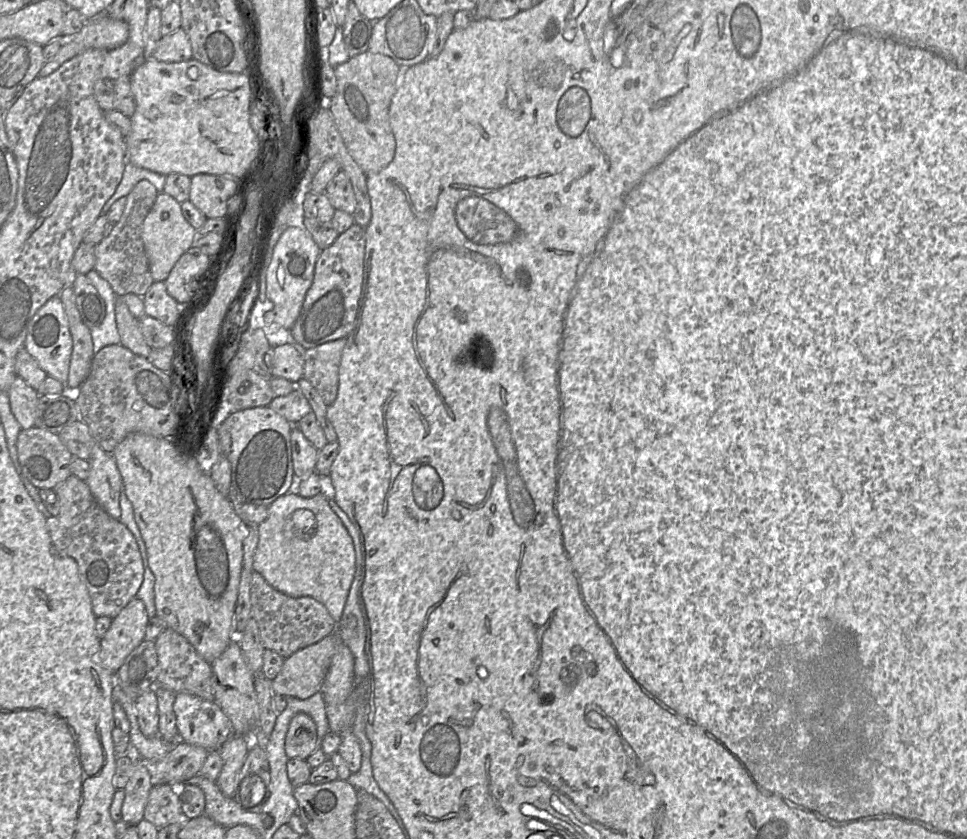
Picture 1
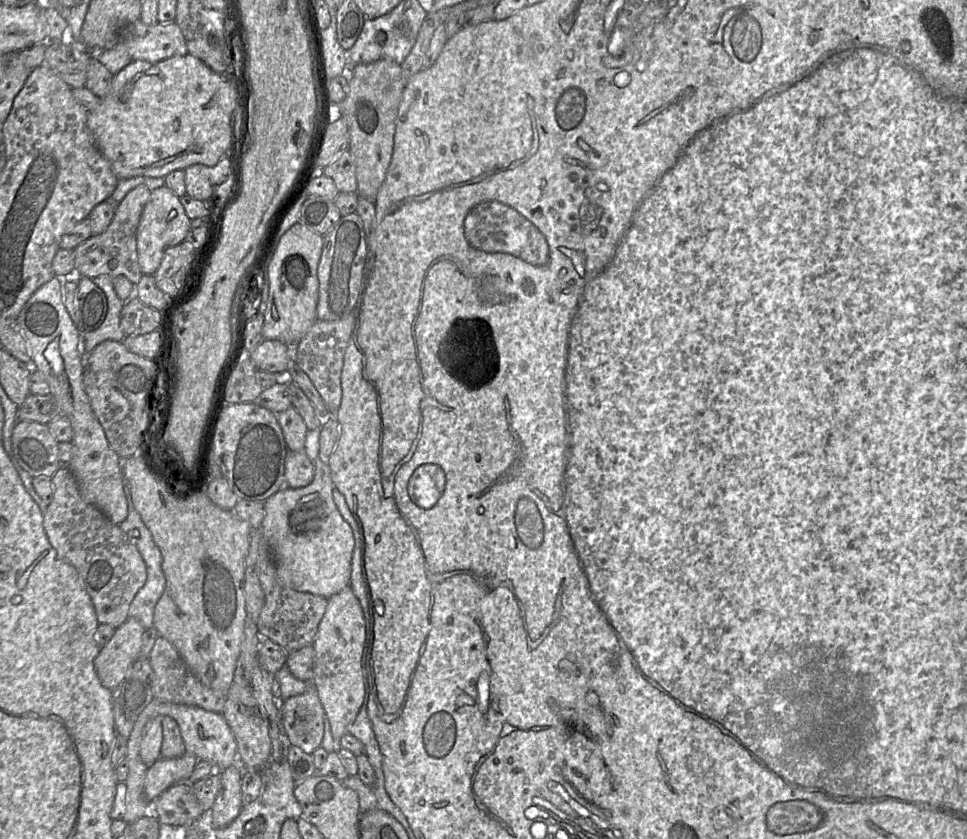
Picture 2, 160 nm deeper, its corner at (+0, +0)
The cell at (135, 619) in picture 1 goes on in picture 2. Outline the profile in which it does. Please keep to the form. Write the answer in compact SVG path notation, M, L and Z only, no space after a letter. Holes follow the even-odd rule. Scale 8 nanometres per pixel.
M128 617L115 629L109 642L100 648L94 666L101 684L115 692L133 662L140 656L144 626L134 617Z

